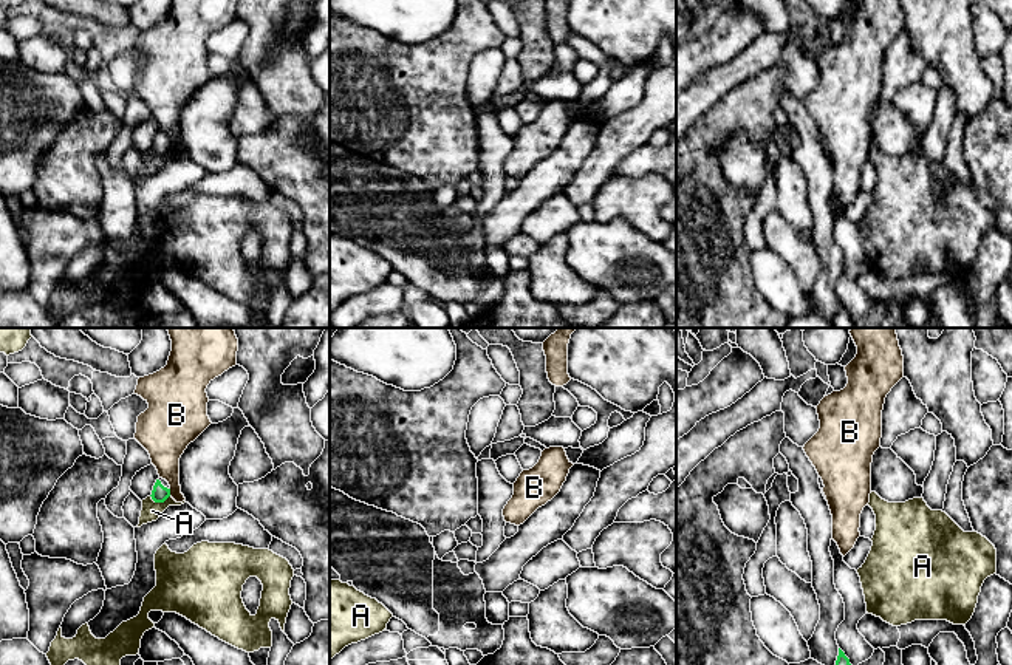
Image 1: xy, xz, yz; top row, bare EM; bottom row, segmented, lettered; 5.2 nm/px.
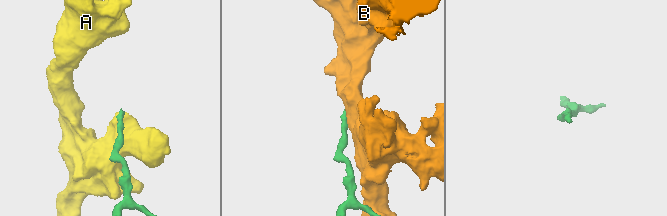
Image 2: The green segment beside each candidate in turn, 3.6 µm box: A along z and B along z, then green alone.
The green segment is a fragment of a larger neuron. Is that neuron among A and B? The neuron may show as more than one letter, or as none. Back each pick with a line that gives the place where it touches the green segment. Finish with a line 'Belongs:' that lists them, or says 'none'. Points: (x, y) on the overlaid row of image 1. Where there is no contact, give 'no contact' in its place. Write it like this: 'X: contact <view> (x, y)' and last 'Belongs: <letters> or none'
Belongs: none

